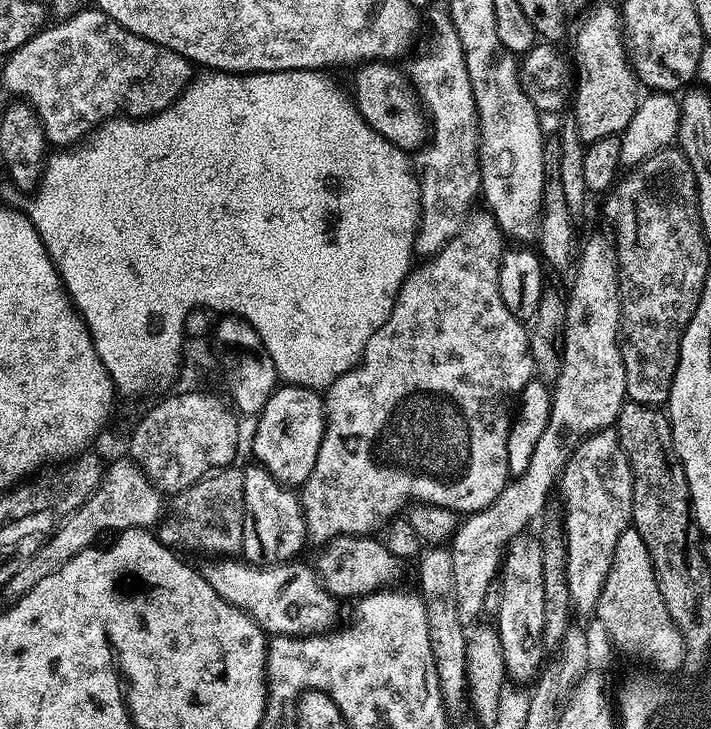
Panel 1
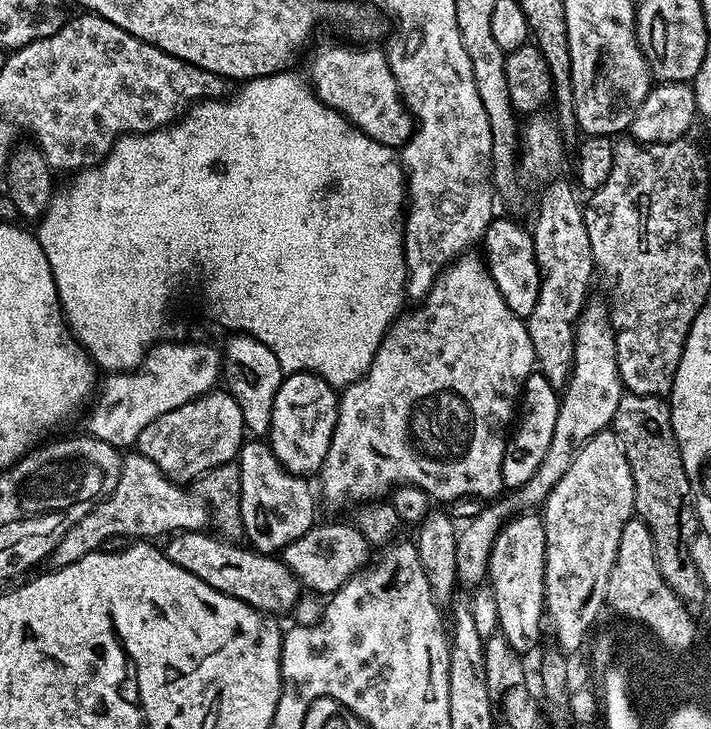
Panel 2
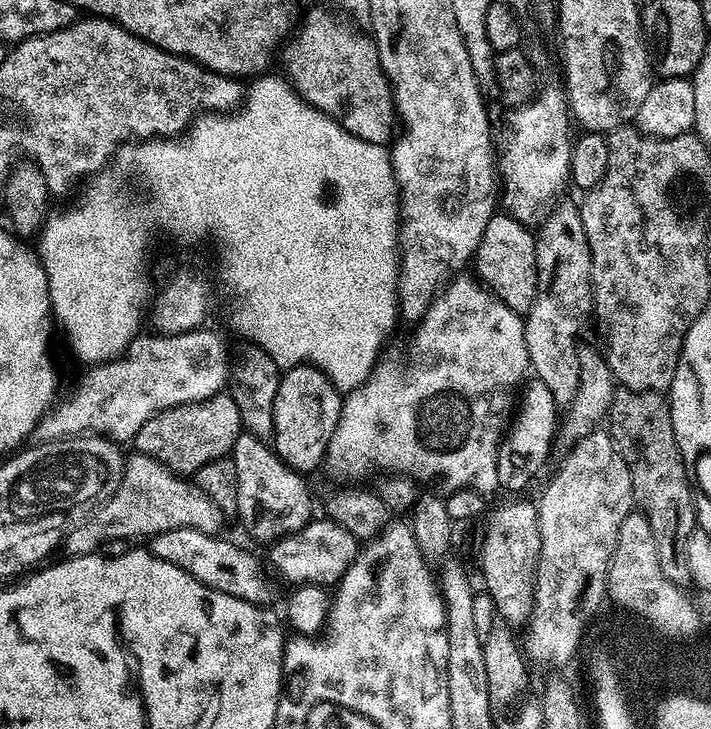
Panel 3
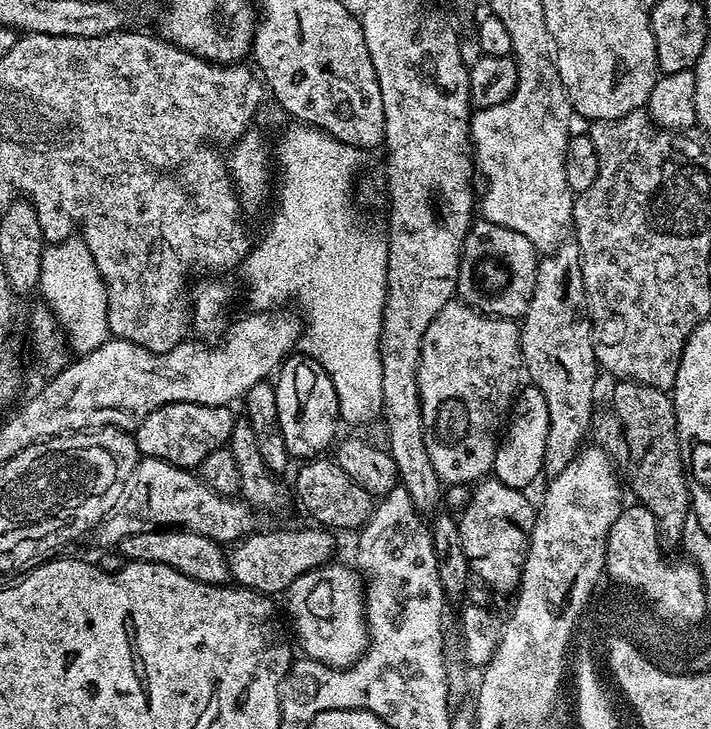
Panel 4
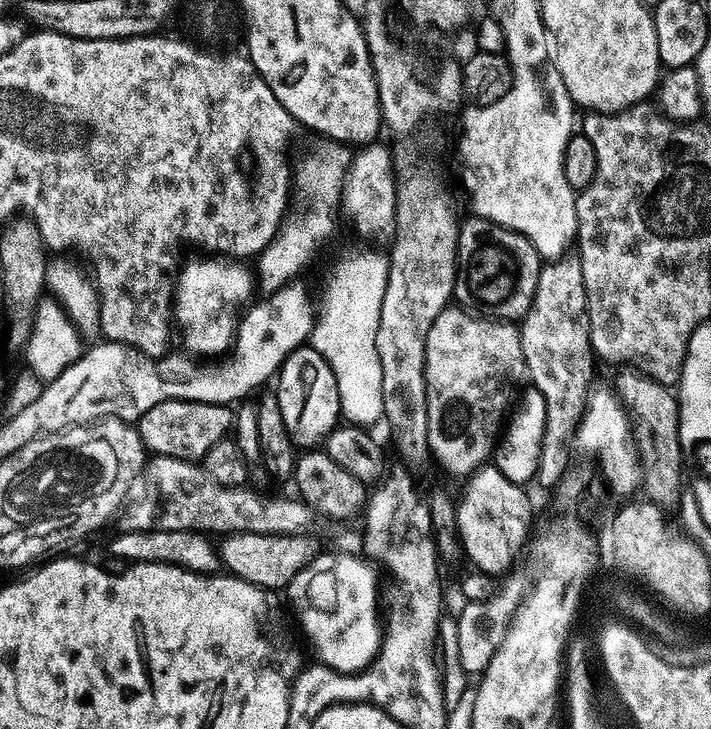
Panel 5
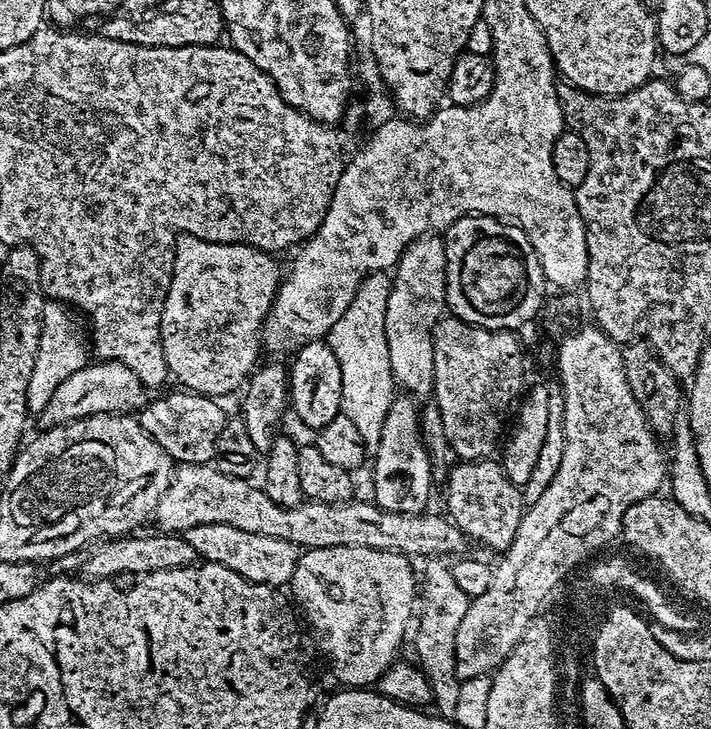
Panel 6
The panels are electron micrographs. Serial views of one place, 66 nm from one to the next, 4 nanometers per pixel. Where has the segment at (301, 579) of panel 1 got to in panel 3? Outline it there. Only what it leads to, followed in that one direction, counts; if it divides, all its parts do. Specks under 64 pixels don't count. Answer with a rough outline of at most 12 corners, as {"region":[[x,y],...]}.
{"region":[[166,530],[147,551],[222,594],[267,605],[254,557],[223,535]]}

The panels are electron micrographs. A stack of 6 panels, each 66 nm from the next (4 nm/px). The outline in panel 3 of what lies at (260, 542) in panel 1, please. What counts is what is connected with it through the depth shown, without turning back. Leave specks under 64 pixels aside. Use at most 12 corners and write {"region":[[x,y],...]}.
{"region":[[241,431],[235,515],[275,542],[313,519],[312,494],[269,445]]}

